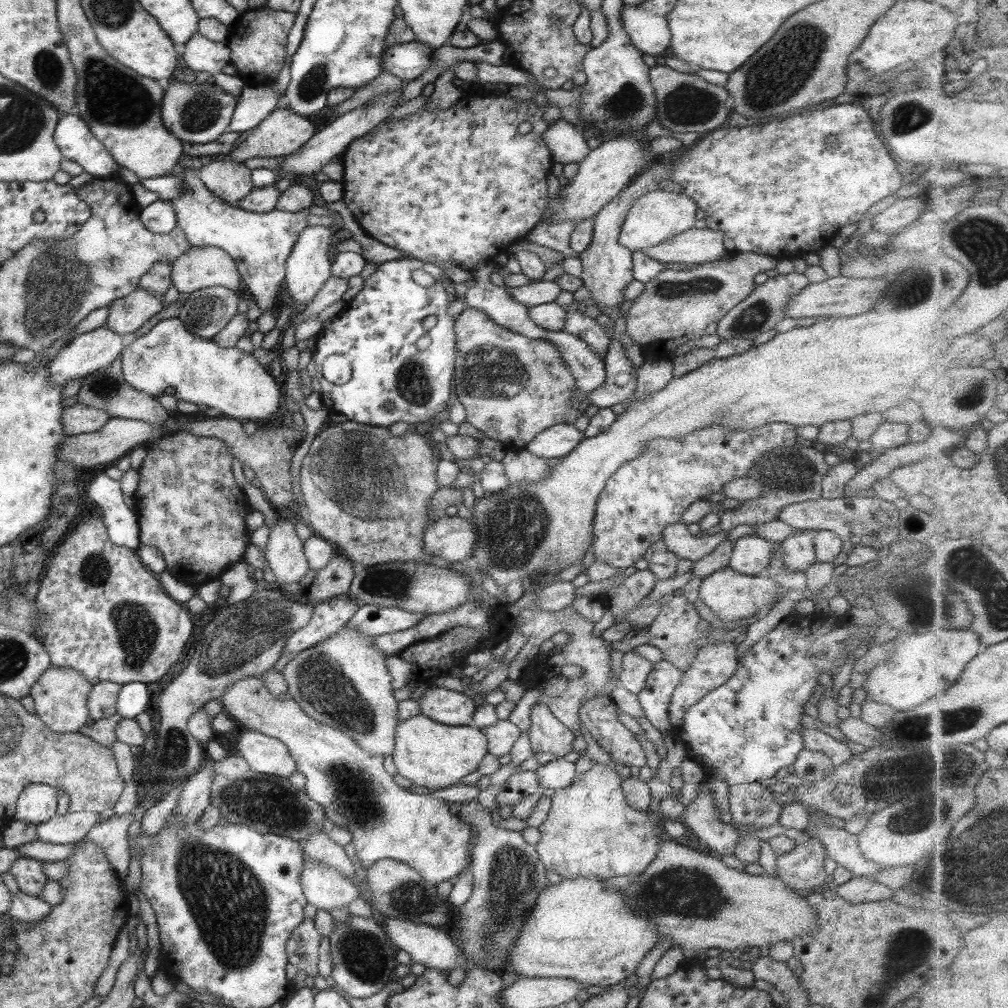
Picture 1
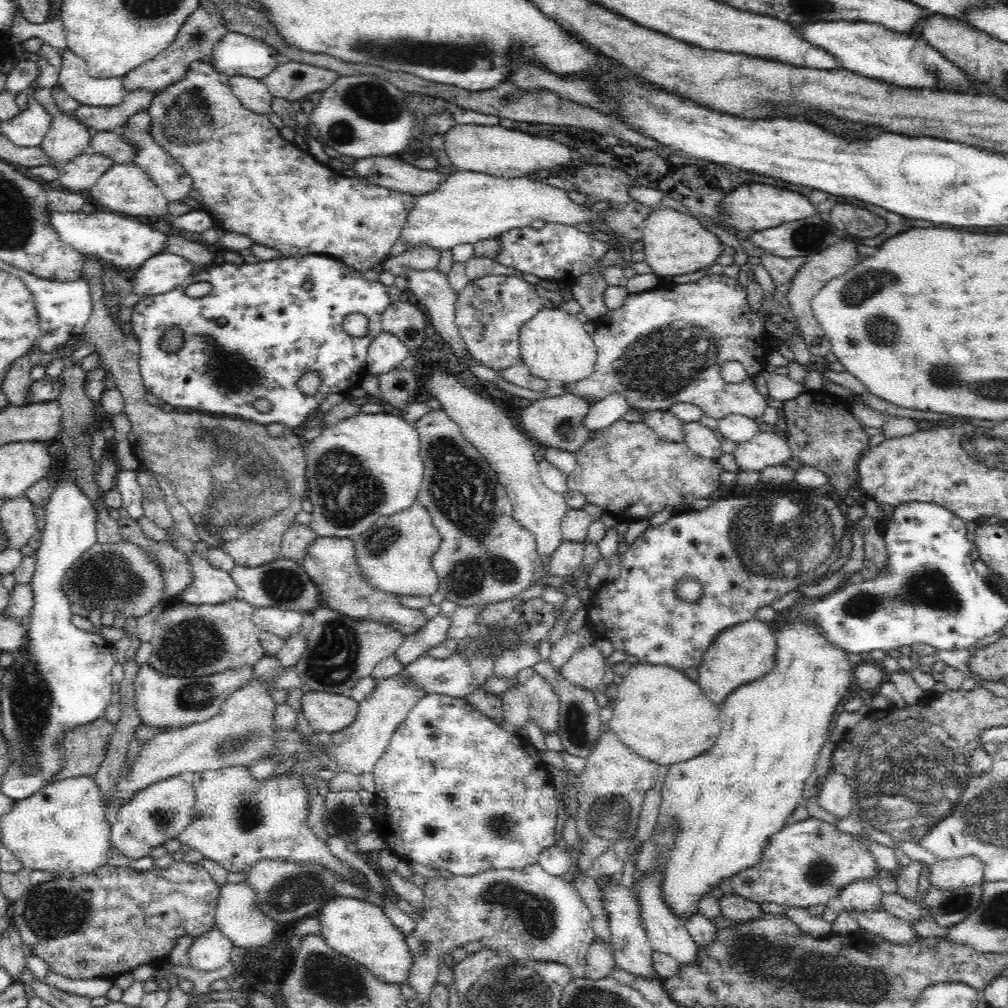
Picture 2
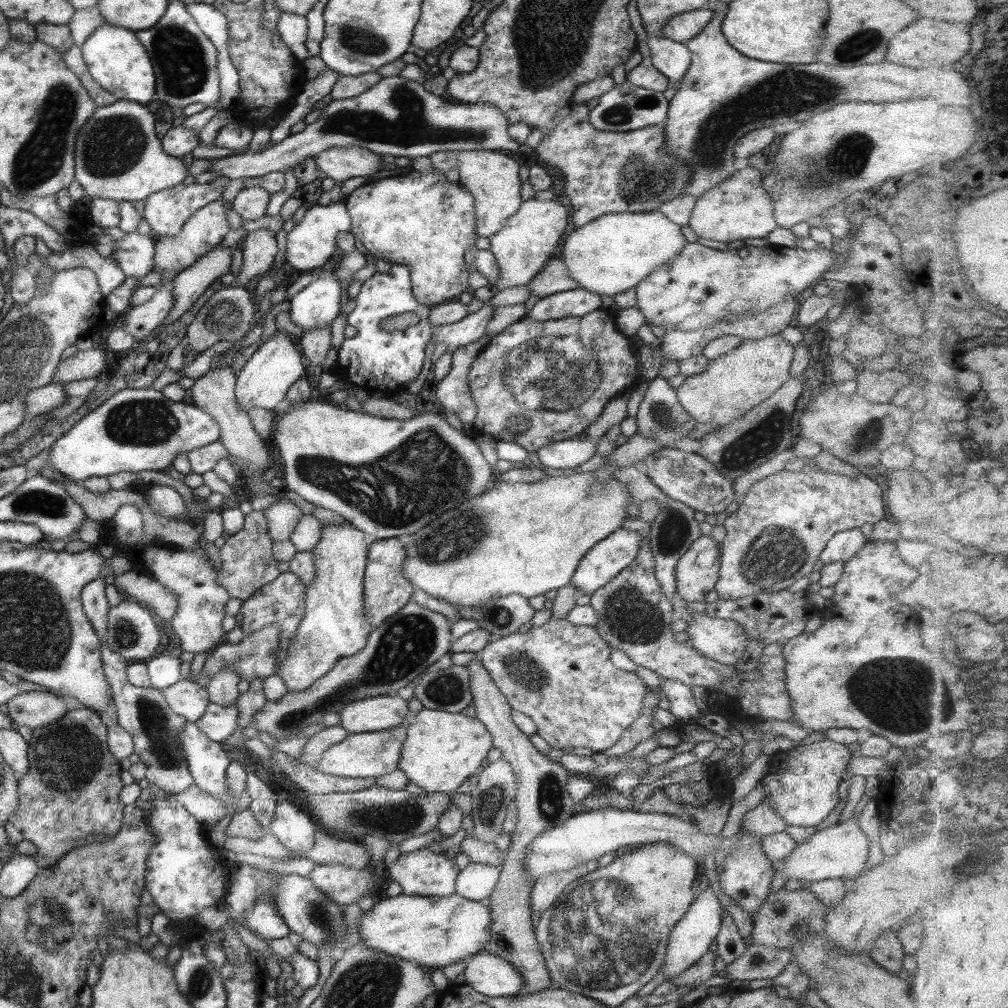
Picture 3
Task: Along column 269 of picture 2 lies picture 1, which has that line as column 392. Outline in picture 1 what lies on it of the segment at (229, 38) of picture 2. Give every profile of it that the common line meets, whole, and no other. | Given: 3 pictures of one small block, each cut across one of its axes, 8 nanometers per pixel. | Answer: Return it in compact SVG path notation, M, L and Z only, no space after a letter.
M417 40L391 45L381 55L381 70L391 72L406 83L415 80L431 65L433 53L433 48Z

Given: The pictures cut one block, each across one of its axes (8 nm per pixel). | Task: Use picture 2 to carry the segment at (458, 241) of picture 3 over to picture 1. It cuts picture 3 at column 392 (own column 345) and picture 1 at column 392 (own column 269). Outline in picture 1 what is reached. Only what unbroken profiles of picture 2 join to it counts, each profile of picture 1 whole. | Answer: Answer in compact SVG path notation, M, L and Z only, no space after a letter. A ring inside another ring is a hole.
M481 88L480 92L470 92L467 89L465 96L455 105L439 111L427 111L425 107L417 109L415 113L409 116L391 120L389 122L381 121L377 127L373 127L367 134L353 139L353 142L347 144L347 148L341 154L343 156L342 166L344 167L341 179L343 188L342 201L347 210L351 212L352 217L360 228L376 242L385 246L395 248L405 254L407 259L415 259L424 263L433 263L437 265L441 272L447 271L451 265L471 270L481 261L491 260L501 252L507 252L515 248L519 239L526 235L539 223L543 211L547 207L548 194L545 184L546 174L557 170L555 162L551 160L551 153L547 150L545 141L541 139L545 128L549 128L551 121L543 119L545 106L535 106L532 100L528 102L516 102L508 98L506 93L490 93ZM521 122L529 122L530 132L526 134L517 134L517 126Z

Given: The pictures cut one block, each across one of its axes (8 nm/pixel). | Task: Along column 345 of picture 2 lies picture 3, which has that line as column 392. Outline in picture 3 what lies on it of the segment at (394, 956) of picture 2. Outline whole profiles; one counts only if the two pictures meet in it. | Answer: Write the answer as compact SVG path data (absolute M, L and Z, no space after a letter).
M453 893L447 897L425 897L417 895L397 895L387 897L373 905L371 910L363 912L359 924L359 943L370 950L383 952L415 964L445 967L455 962L468 960L482 953L482 948L490 940L491 916L486 901L471 901Z

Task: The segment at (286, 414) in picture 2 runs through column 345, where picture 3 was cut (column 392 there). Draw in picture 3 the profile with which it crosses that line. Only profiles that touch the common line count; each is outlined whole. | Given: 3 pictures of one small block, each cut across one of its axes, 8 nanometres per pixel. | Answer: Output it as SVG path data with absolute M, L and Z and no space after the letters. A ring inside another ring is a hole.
M392 264L385 273L375 273L363 281L354 298L355 307L346 318L346 324L353 326L356 334L344 338L337 349L337 358L330 372L335 376L345 376L349 386L365 390L381 390L387 395L405 390L413 380L425 360L425 346L429 342L432 326L427 323L428 307L415 300L409 286L409 269ZM405 312L419 317L419 322L393 332L381 329L381 320L389 316L399 316Z

